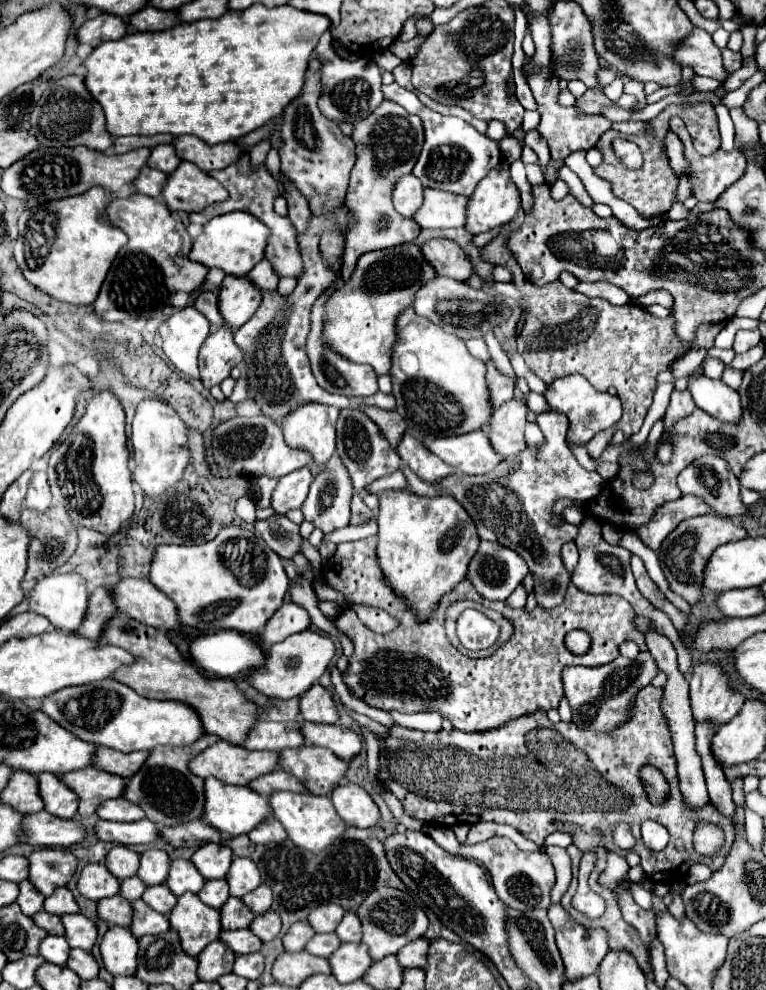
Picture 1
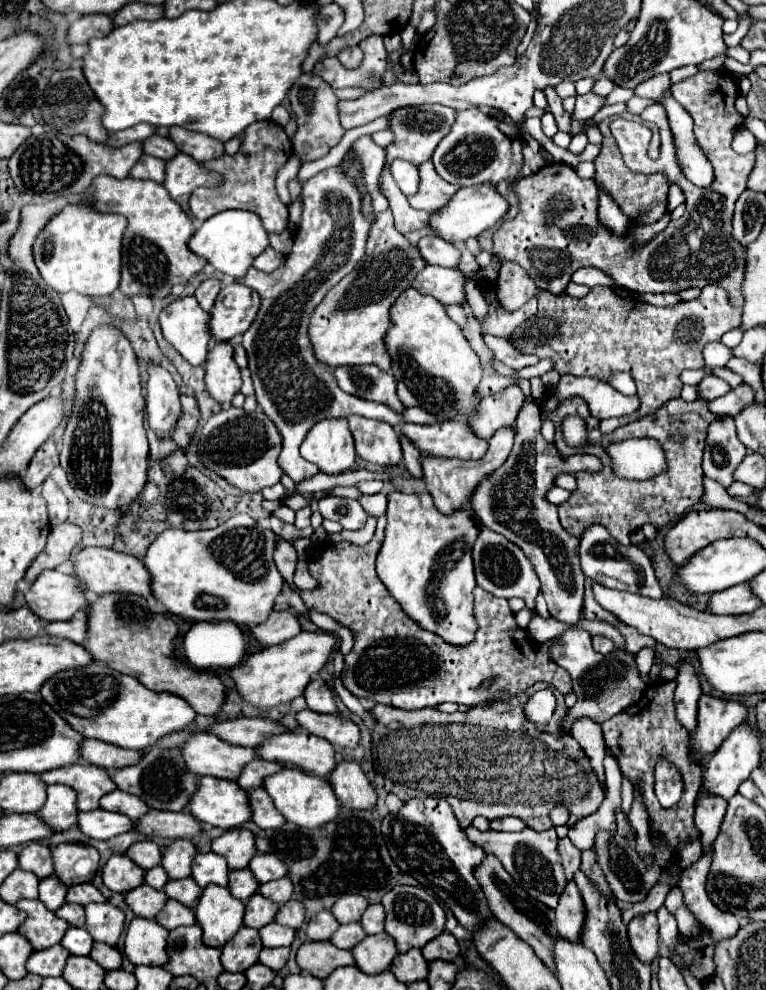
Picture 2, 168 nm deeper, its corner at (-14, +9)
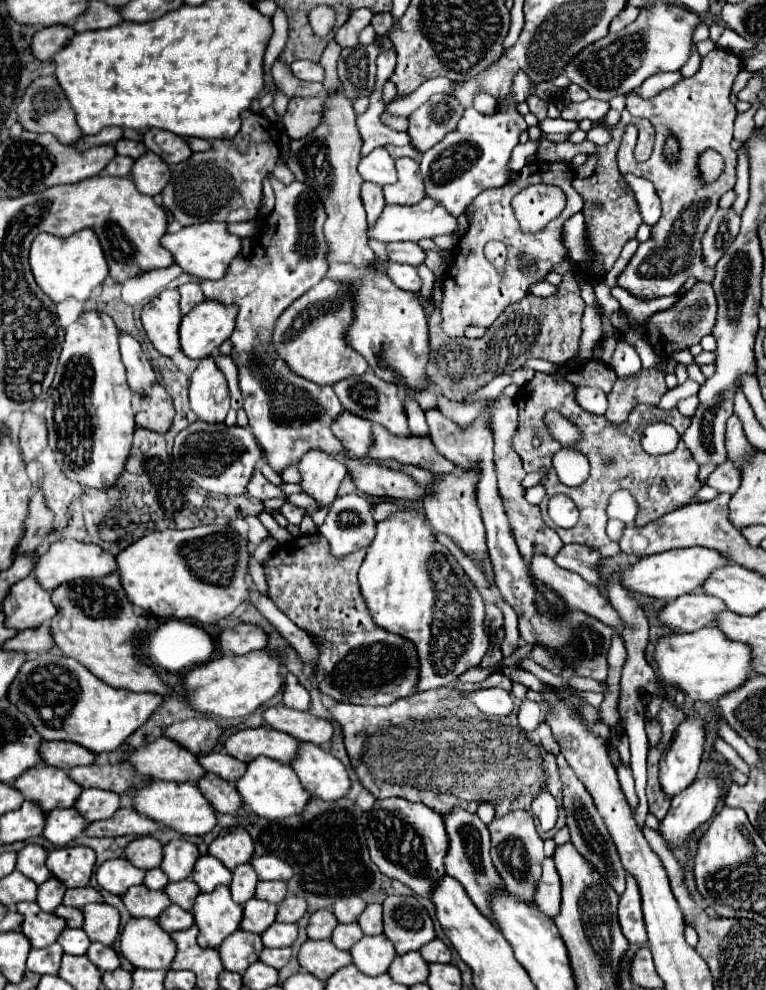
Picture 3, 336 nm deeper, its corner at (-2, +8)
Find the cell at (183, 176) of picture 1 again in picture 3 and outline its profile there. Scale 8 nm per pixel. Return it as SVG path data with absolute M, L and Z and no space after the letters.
M146 152L142 158L136 160L130 178L136 182L136 188L142 194L156 196L170 182L170 168L154 152Z

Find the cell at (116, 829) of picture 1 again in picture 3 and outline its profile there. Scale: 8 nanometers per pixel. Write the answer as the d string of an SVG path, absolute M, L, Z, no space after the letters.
M58 808L46 812L46 830L44 838L48 838L56 846L68 846L72 840L84 834L88 822L74 808Z

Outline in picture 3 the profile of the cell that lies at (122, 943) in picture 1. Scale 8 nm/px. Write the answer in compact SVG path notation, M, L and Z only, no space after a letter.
M132 918L120 934L120 952L134 968L168 970L176 946L152 918Z

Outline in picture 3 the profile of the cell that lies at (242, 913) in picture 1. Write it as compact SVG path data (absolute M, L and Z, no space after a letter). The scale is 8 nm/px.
M252 898L244 904L244 916L240 928L246 932L262 934L274 922L274 916L276 916L276 904Z

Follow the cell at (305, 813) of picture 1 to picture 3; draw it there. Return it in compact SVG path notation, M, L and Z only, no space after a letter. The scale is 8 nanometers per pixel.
M256 758L254 762L248 764L246 774L236 782L236 788L240 796L244 798L246 806L264 818L290 818L298 816L306 810L310 802L310 794L302 788L298 776L290 766L282 766L280 762L274 762L270 758Z

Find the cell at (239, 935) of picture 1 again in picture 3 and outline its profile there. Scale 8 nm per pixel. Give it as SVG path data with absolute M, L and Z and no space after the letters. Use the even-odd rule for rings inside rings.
M274 922L272 926L268 926L262 932L262 942L264 942L264 946L284 948L284 946L292 946L292 942L296 940L296 936L298 936L296 924L280 924L280 922ZM268 942L274 942L274 944L268 944Z

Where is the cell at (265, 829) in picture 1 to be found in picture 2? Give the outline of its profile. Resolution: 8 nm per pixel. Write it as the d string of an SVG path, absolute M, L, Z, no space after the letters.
M258 787L258 789L248 789L248 801L250 801L250 809L252 809L252 821L262 827L262 829L278 829L286 823L286 819L278 813L278 809L272 805L272 799L268 797L268 793Z

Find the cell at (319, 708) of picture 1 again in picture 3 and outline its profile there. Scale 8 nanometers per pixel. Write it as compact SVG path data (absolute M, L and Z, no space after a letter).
M286 674L286 686L284 686L284 706L296 708L296 710L310 710L310 694L308 690L298 682L294 674Z

